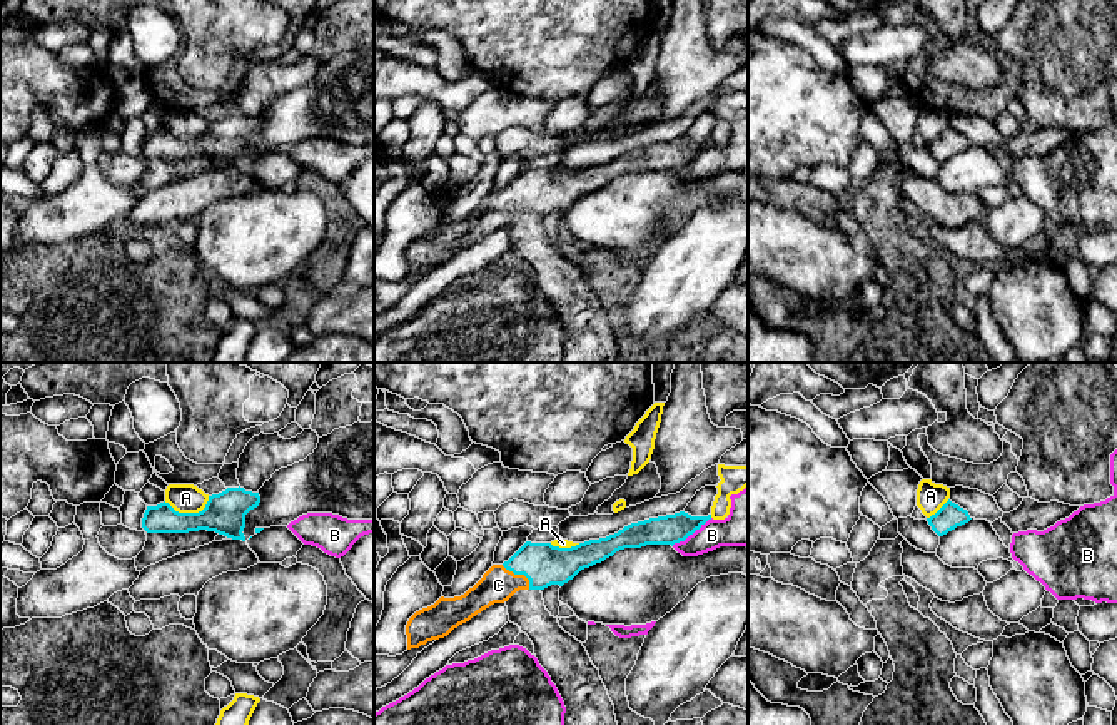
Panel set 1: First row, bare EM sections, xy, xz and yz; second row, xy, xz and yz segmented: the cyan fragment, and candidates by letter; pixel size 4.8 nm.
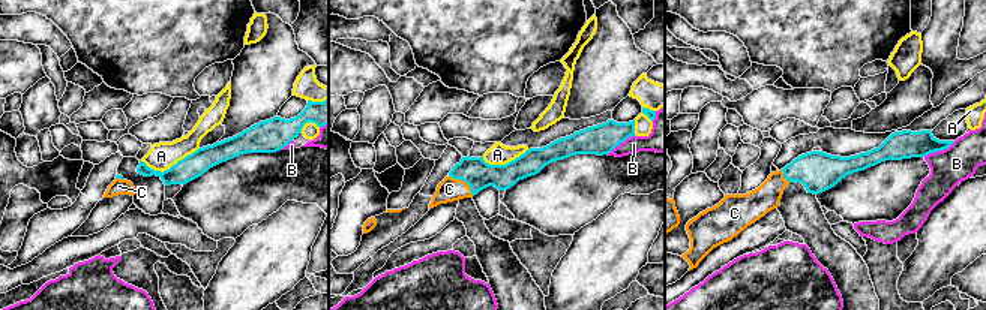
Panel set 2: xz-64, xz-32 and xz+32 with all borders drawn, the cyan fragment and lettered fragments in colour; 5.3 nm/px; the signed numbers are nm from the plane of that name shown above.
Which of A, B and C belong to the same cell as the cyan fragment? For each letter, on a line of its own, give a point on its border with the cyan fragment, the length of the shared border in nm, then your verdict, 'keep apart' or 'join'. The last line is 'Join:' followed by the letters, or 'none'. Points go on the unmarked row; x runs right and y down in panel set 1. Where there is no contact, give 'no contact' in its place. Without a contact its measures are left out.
A: contact xy (189, 139); length 220 nm; keep apart
B: contact xz (692, 159); length 240 nm; keep apart
C: contact xz (520, 199); length 180 nm; join
Join: C

